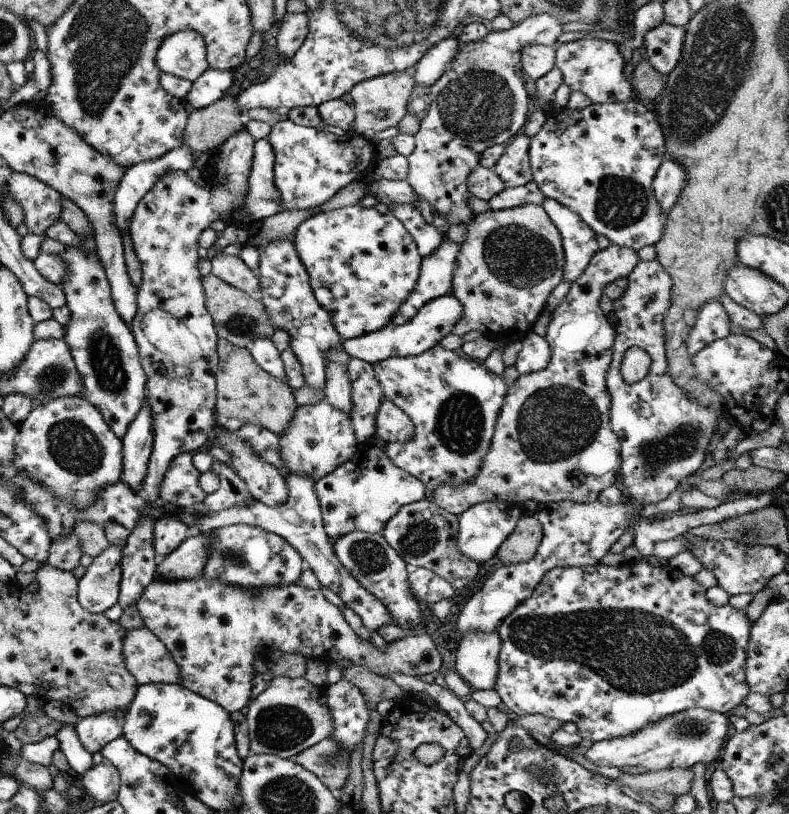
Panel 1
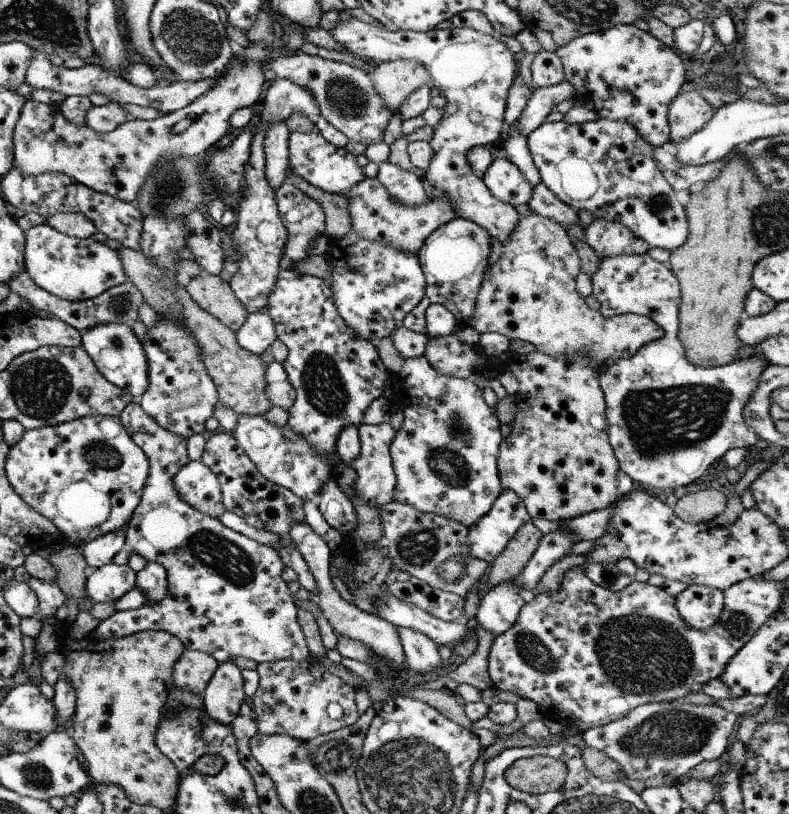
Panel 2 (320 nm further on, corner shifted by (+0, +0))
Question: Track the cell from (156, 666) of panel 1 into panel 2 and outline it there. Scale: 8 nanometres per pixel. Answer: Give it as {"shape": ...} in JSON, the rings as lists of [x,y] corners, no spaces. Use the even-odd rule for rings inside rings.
{"shape":[[[184,649],[173,665],[172,684],[178,689],[201,694],[217,665],[209,654]]]}

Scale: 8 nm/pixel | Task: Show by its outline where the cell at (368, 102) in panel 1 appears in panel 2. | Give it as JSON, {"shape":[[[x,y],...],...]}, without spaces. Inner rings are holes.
{"shape":[[[415,59],[380,62],[368,72],[373,88],[395,114],[398,106],[419,87],[431,87],[430,74]]]}

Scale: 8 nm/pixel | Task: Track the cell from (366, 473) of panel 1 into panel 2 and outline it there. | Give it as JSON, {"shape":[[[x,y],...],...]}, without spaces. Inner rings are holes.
{"shape":[[[363,423],[357,429],[360,455],[349,466],[355,470],[358,476],[354,482],[356,497],[379,509],[383,504],[393,501],[392,492],[396,480],[388,448],[396,432],[392,430],[389,423],[379,423],[376,425],[366,425]]]}

